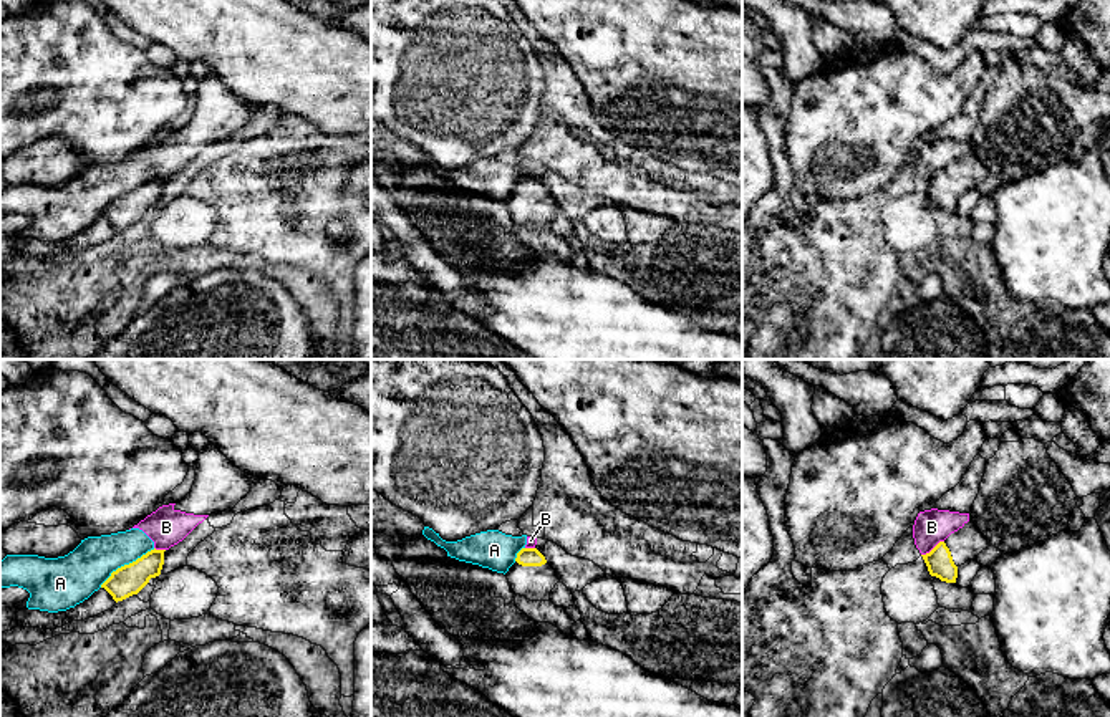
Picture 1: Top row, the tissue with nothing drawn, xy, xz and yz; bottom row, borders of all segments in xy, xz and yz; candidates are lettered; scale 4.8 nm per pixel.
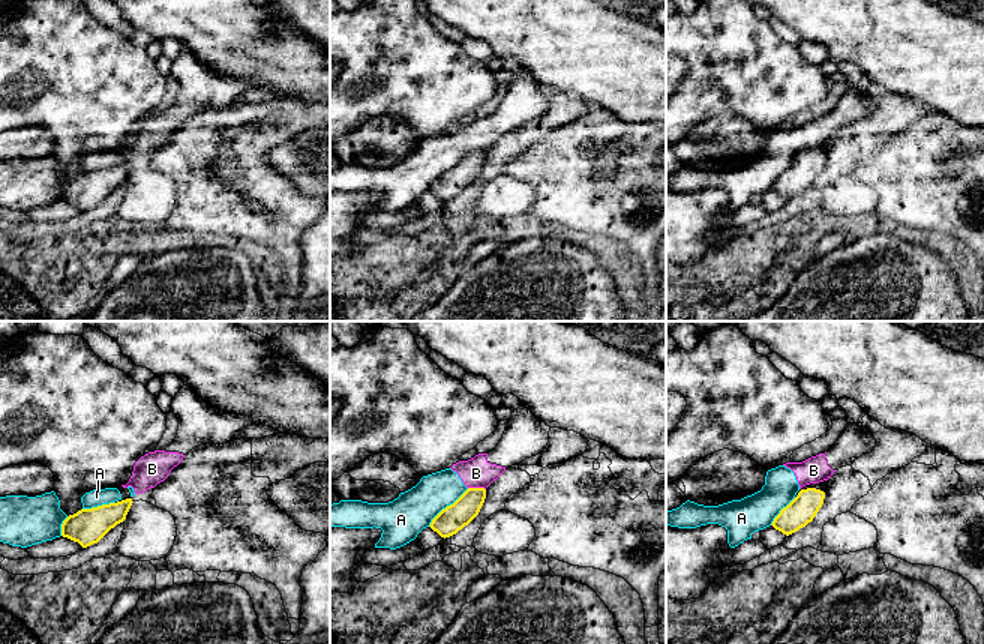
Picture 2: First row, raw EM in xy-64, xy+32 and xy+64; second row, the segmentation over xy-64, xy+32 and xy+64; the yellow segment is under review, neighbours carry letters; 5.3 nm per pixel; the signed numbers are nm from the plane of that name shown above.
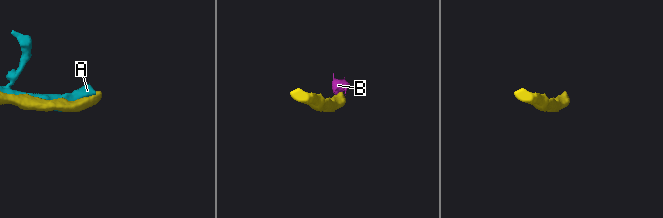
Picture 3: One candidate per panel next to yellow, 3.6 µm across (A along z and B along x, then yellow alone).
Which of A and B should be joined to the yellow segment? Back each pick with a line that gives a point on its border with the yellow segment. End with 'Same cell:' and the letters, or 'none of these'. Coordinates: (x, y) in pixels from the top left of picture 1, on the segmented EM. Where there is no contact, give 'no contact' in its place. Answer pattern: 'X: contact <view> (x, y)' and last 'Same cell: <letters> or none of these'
Same cell: none of these

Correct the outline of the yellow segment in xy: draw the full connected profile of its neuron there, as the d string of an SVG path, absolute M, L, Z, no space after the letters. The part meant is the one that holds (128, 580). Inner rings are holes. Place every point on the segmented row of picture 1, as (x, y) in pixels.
M154 548L136 561L118 568L101 585L101 588L104 588L116 603L138 594L151 578L161 575L164 565L164 551L166 550Z

